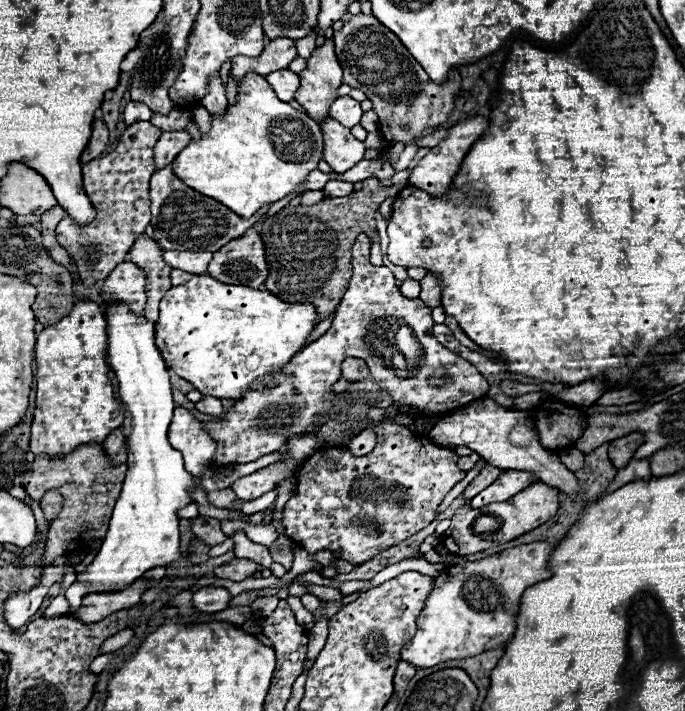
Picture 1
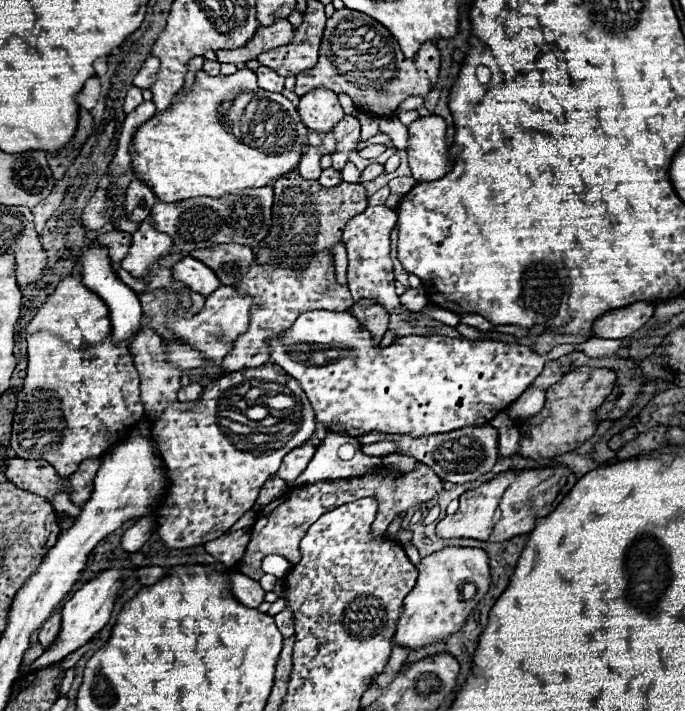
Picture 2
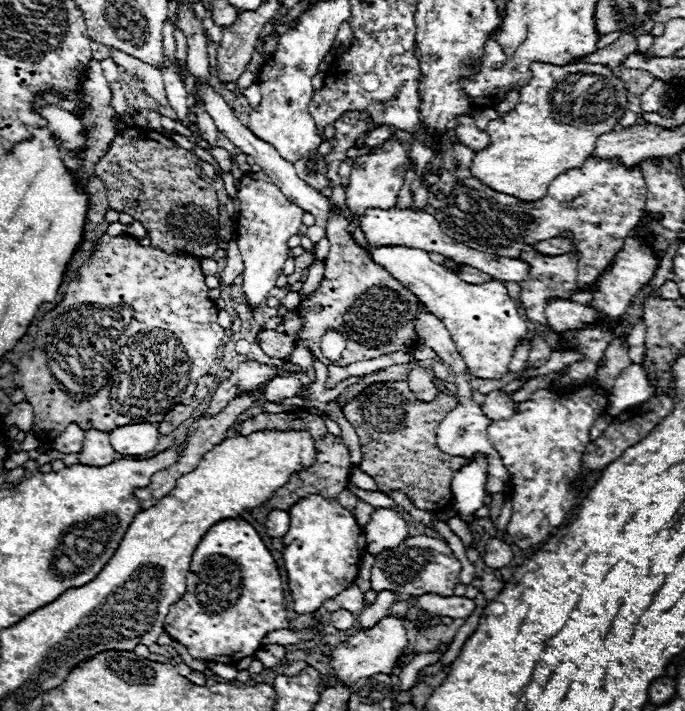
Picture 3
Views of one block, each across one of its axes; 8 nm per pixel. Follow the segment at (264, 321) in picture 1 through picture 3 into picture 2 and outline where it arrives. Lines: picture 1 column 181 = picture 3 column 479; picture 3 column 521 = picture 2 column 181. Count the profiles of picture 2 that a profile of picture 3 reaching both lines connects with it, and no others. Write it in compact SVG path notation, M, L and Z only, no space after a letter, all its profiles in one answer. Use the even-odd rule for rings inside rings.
M220 286L216 288L208 298L206 298L206 304L204 308L190 316L190 318L184 318L176 312L168 314L166 316L166 328L178 338L182 340L184 344L196 348L202 352L204 360L206 360L206 366L202 366L204 374L210 378L210 380L218 380L222 378L224 374L228 374L224 368L222 368L222 360L224 356L228 356L234 348L234 340L238 336L242 336L246 330L248 330L248 322L250 322L250 308L252 308L254 300L252 296L248 294L238 294L236 288L232 286Z

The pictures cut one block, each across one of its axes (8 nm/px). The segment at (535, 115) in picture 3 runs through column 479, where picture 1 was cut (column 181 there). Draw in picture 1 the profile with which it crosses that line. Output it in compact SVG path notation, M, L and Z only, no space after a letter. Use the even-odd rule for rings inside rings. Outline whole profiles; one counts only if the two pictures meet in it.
M250 72L242 80L236 104L226 116L212 118L210 134L188 144L172 162L176 176L190 188L228 206L240 218L248 220L264 204L274 204L294 192L322 160L324 140L320 124L308 114L298 112L288 102L278 100L264 76ZM276 126L276 144L272 128ZM282 146L282 152L280 148Z

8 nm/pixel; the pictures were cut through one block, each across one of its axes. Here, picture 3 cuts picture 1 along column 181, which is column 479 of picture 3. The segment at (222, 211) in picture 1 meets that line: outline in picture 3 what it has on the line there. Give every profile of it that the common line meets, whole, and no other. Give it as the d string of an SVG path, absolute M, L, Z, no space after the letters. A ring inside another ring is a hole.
M456 132L428 138L424 144L442 156L438 166L440 182L430 188L428 204L436 208L440 228L450 238L474 250L504 258L518 258L520 244L536 244L552 236L570 238L574 240L572 252L578 256L578 282L584 286L594 284L610 266L646 208L648 188L638 166L624 170L624 166L614 166L614 162L588 158L584 168L564 172L564 176L552 180L548 194L542 200L524 202L500 194L472 176L470 166L474 152L458 142Z

